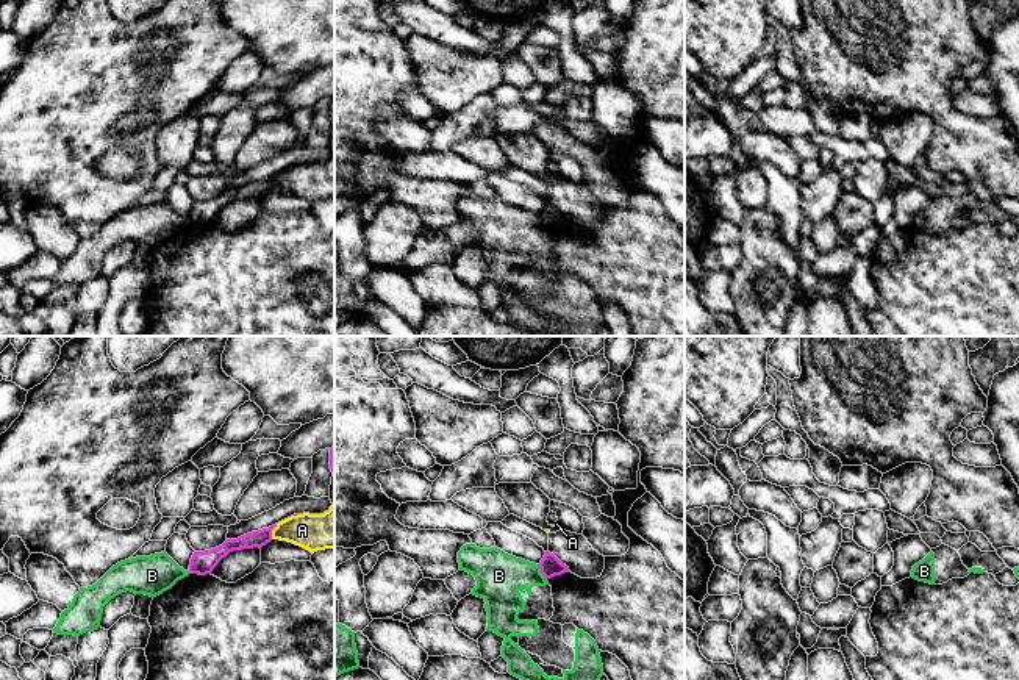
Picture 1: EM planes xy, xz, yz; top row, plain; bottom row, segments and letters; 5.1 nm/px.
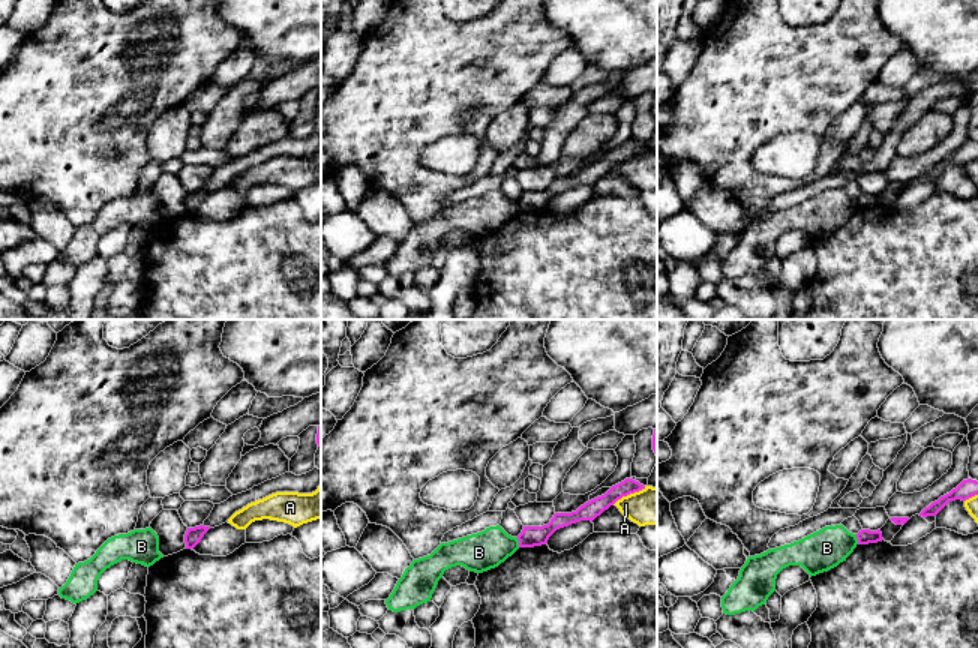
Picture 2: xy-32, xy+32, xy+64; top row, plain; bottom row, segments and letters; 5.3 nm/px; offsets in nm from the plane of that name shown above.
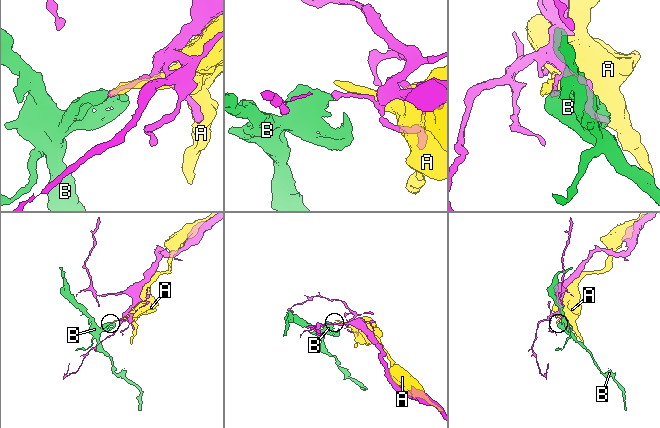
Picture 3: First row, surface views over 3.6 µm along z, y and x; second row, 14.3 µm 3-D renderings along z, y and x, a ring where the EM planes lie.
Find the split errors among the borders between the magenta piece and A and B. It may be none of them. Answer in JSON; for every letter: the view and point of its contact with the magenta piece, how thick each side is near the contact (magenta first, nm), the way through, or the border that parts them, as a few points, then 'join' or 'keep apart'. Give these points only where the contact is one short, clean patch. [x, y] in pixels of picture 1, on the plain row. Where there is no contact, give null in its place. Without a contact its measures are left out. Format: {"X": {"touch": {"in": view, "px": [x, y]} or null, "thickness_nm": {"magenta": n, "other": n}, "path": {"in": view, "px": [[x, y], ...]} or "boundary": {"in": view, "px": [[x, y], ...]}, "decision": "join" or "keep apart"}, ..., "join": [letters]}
{"A": {"touch": {"in": "xy", "px": [271, 182]}, "thickness_nm": {"magenta": 90, "other": 190}, "decision": "keep apart"}, "B": {"touch": {"in": "xz", "px": [541, 221]}, "thickness_nm": {"magenta": 110, "other": 240}, "boundary": {"in": "xz", "px": [[538, 214], [546, 227]]}, "decision": "keep apart"}, "join": []}

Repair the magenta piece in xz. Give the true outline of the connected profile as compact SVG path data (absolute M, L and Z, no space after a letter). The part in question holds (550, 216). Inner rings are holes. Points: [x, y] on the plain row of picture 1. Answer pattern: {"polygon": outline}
{"polygon": "M545 202L544 208L539 213L541 224L545 228L552 228L555 225L561 225L564 222L569 222L569 217L563 214L553 203Z"}

